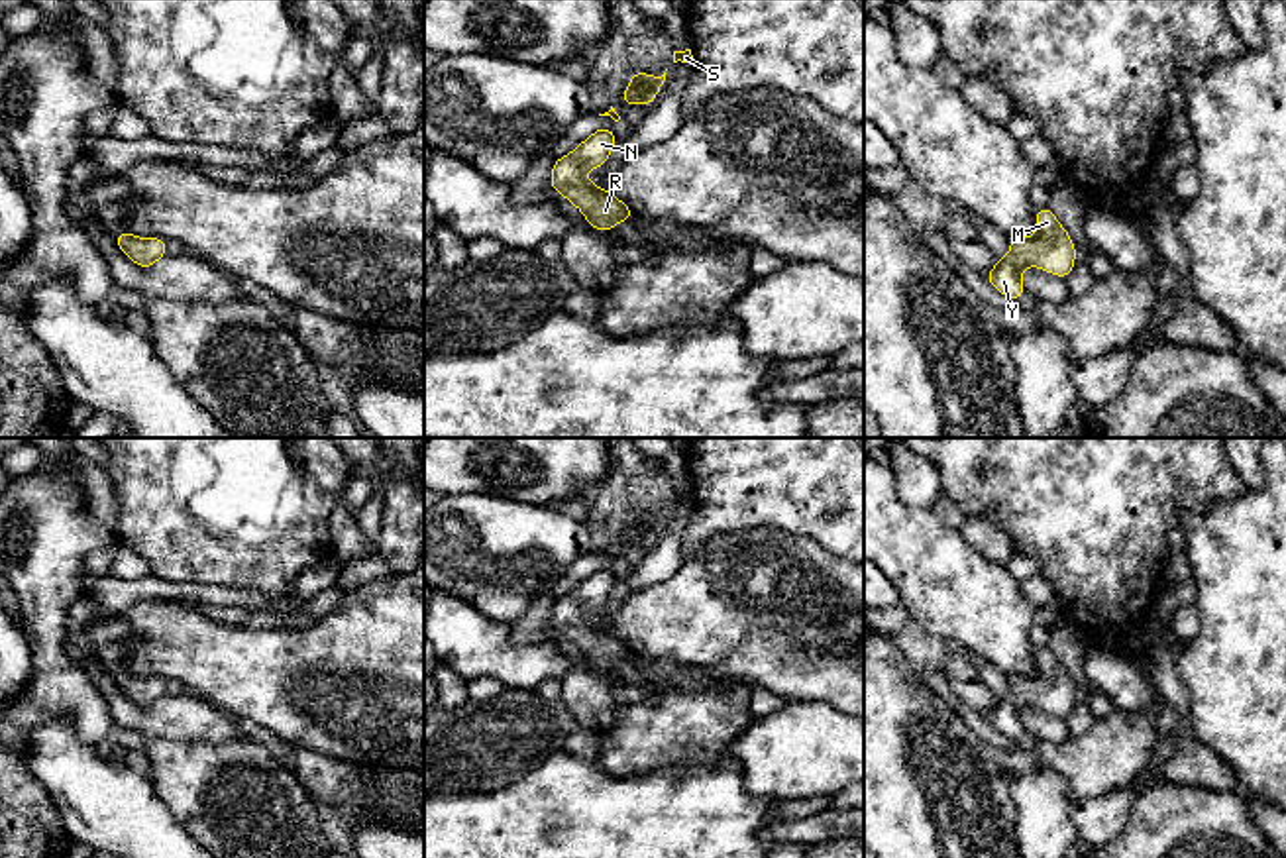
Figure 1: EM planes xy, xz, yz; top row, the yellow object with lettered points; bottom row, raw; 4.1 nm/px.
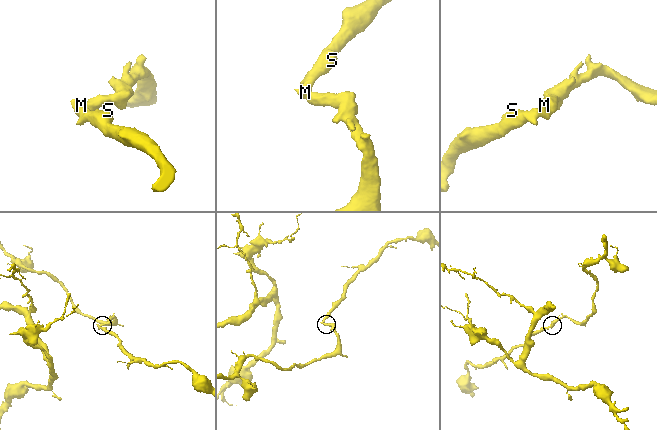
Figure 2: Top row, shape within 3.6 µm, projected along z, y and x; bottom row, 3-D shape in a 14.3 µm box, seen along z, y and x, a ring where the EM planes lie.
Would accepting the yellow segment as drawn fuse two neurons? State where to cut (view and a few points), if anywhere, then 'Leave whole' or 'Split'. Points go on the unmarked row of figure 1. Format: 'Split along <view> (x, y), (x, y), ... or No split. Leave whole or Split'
No split. Leave whole

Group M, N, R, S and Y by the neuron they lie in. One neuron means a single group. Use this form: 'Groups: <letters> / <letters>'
Groups: M N R S Y

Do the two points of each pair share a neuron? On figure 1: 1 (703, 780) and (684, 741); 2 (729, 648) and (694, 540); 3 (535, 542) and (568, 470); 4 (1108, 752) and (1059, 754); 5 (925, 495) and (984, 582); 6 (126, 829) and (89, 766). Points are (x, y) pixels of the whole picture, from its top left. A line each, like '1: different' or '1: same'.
1: different
2: different
3: different
4: same
5: different
6: same

